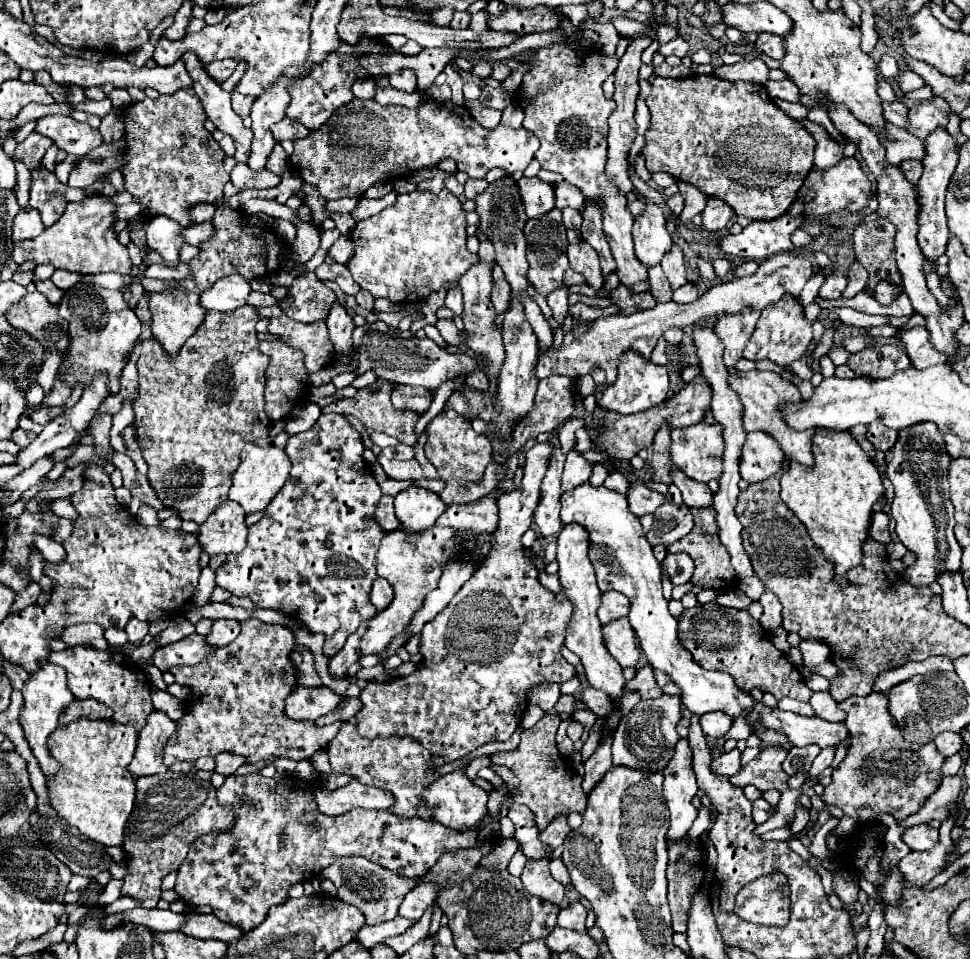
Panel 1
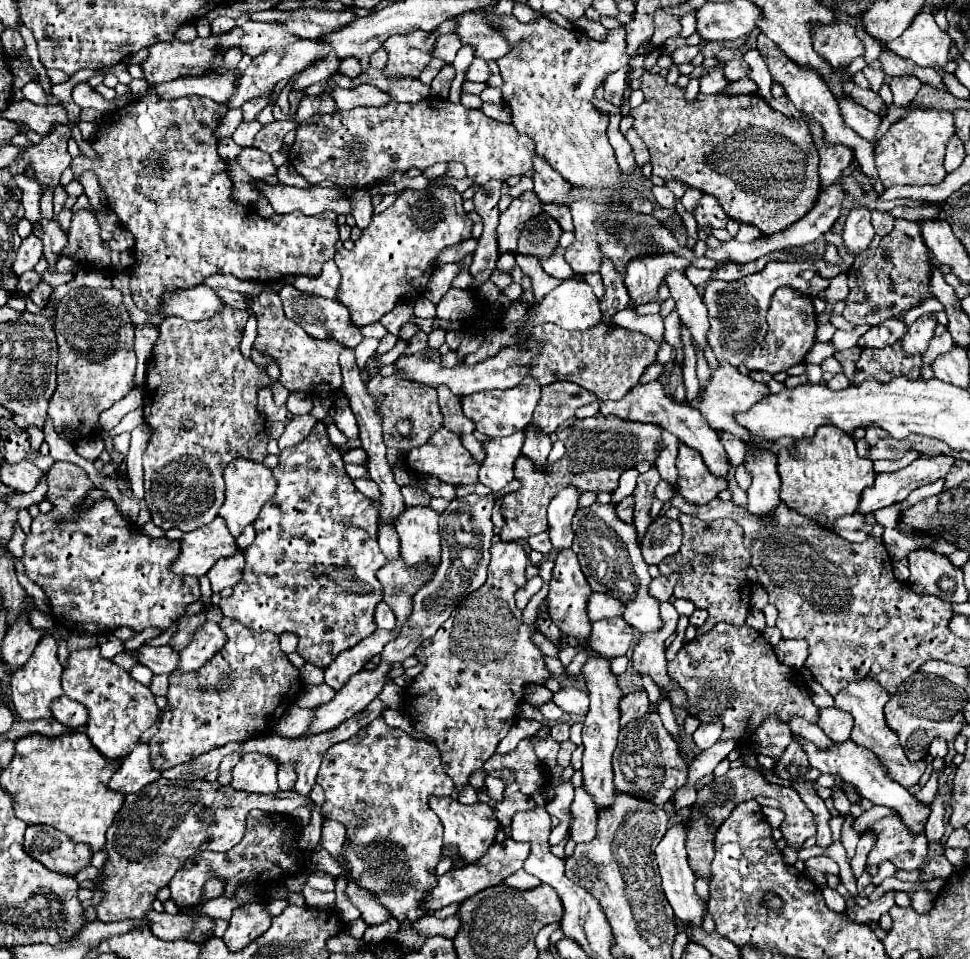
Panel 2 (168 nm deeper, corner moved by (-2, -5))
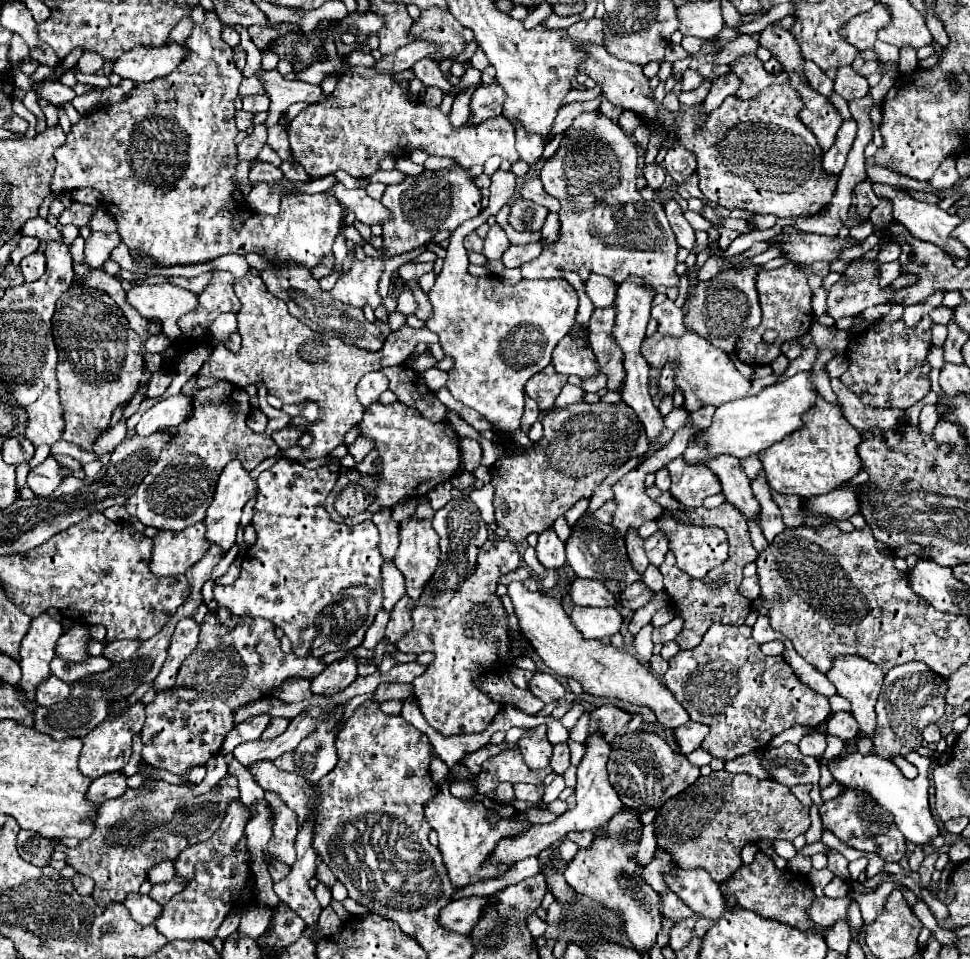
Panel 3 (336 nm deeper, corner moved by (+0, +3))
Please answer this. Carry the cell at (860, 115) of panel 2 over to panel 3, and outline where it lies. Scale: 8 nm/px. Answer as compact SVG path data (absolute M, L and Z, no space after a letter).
M805 59L805 75L807 75L807 79L809 79L809 85L817 91L817 93L821 93L821 95L831 95L833 93L833 79L829 79L813 61L809 61L809 59Z

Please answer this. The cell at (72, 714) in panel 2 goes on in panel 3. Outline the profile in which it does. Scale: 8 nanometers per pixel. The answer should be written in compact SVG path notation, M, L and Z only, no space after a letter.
M49 675L49 681L43 681L43 685L37 685L35 703L41 707L51 707L53 703L63 701L65 697L69 697L69 685L57 679L55 675Z

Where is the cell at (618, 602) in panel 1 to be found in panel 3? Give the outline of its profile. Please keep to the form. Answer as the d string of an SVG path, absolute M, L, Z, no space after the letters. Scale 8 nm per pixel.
M575 579L571 583L569 595L573 599L575 605L581 607L613 607L615 599L613 595L605 589L603 583L595 581L595 579Z

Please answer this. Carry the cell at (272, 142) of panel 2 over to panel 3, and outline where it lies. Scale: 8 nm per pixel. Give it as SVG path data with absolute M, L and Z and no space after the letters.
M257 125L251 135L247 135L239 145L237 145L237 159L239 161L251 161L257 157L261 147L267 143L267 127Z

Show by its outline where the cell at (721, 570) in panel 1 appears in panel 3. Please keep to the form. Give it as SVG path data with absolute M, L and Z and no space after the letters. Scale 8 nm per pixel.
M724 502L711 510L699 507L693 511L684 511L682 515L681 511L677 511L675 517L681 519L681 523L689 523L689 521L715 521L713 522L715 526L721 528L719 522L729 521L729 513L731 525L725 531L727 531L731 547L729 547L729 559L723 565L719 565L717 569L713 569L709 575L705 575L701 579L693 579L687 573L683 573L681 569L677 569L673 553L667 553L665 563L661 565L665 593L671 597L671 603L673 603L673 609L675 609L675 617L683 619L683 629L675 637L679 649L693 649L693 647L697 647L701 643L705 631L713 623L721 623L721 625L741 625L741 623L745 623L745 619L747 619L747 615L751 611L751 601L741 597L739 591L737 591L737 587L739 587L739 583L743 579L743 573L741 573L743 567L757 559L757 551L751 545L749 529L747 529L744 515L738 509L735 509L733 505Z

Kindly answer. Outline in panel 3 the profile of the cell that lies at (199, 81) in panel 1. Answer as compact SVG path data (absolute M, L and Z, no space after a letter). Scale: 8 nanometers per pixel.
M255 163L249 171L249 185L261 185L261 183L277 183L285 179L279 167L273 167L271 163Z

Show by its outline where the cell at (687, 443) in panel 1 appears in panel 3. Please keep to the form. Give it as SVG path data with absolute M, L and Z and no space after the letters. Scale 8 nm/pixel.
M677 457L667 467L671 473L669 493L687 511L701 507L705 497L717 495L721 491L717 475L711 473L709 467L705 467L705 465L687 465L681 457Z

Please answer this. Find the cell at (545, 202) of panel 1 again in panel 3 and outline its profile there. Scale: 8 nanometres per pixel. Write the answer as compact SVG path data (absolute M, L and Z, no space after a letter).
M495 225L489 229L487 237L485 237L485 245L483 245L483 255L487 259L501 259L501 255L505 253L505 249L509 247L509 239L505 235L505 231Z

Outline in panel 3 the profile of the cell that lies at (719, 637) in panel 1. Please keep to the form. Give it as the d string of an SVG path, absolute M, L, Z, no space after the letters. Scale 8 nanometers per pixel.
M711 625L705 633L699 647L689 651L679 651L671 661L669 669L663 675L665 685L671 689L675 699L685 707L691 721L709 725L709 735L701 743L701 749L711 753L715 759L729 761L737 759L741 755L763 751L769 741L779 735L781 731L793 727L793 725L809 725L817 727L829 713L829 701L827 697L815 693L809 689L791 669L791 665L785 663L783 657L767 657L761 653L759 643L751 637L751 627L739 625Z

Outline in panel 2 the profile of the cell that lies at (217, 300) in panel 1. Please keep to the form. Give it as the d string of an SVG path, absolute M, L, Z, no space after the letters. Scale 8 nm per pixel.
M197 285L191 289L179 289L177 293L167 293L161 305L161 313L165 317L177 315L185 321L201 321L213 317L223 307L223 299L211 287Z

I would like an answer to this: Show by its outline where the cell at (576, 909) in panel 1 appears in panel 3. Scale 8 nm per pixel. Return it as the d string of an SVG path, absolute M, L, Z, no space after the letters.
M531 914L527 918L527 928L534 939L537 939L544 934L547 926L547 923L545 921L541 921L536 914Z

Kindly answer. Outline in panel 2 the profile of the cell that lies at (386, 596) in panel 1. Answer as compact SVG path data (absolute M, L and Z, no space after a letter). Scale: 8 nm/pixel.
M381 601L375 609L375 623L379 629L393 629L395 627L395 613L391 611L391 607Z

